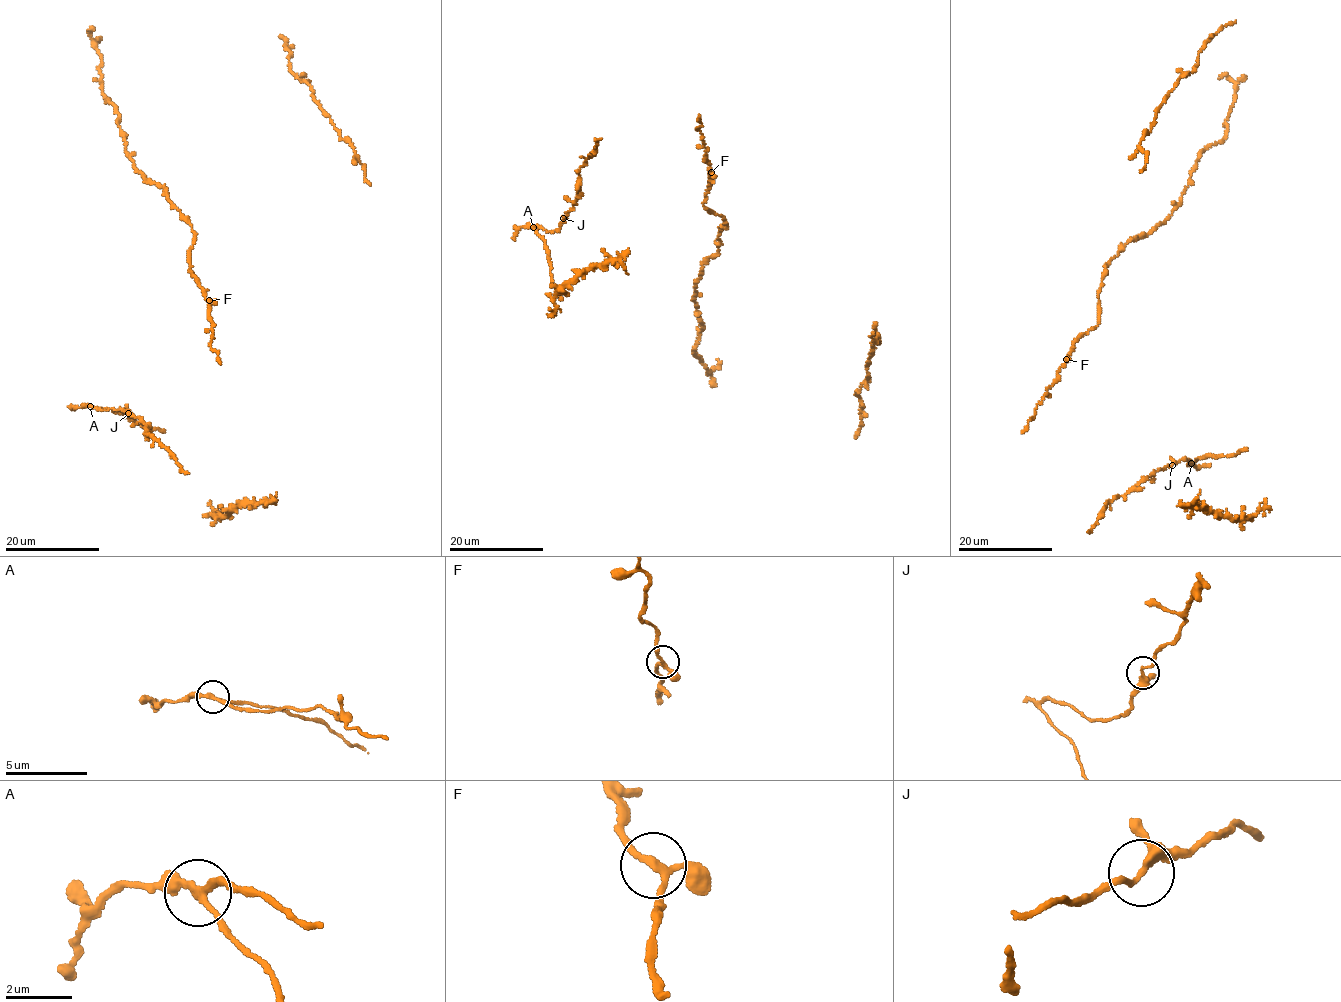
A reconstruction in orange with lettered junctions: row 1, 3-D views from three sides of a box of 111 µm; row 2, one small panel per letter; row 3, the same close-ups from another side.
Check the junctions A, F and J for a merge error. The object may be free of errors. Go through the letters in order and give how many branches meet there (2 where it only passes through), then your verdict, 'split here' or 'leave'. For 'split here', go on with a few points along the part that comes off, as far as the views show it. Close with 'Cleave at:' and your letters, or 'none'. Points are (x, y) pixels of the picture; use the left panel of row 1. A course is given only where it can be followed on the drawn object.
A: branches 3; split here; course (90, 406), (120, 412), (145, 428), (166, 431)
F: branches 3; leave
J: branches 3; leave
Cleave at: A

